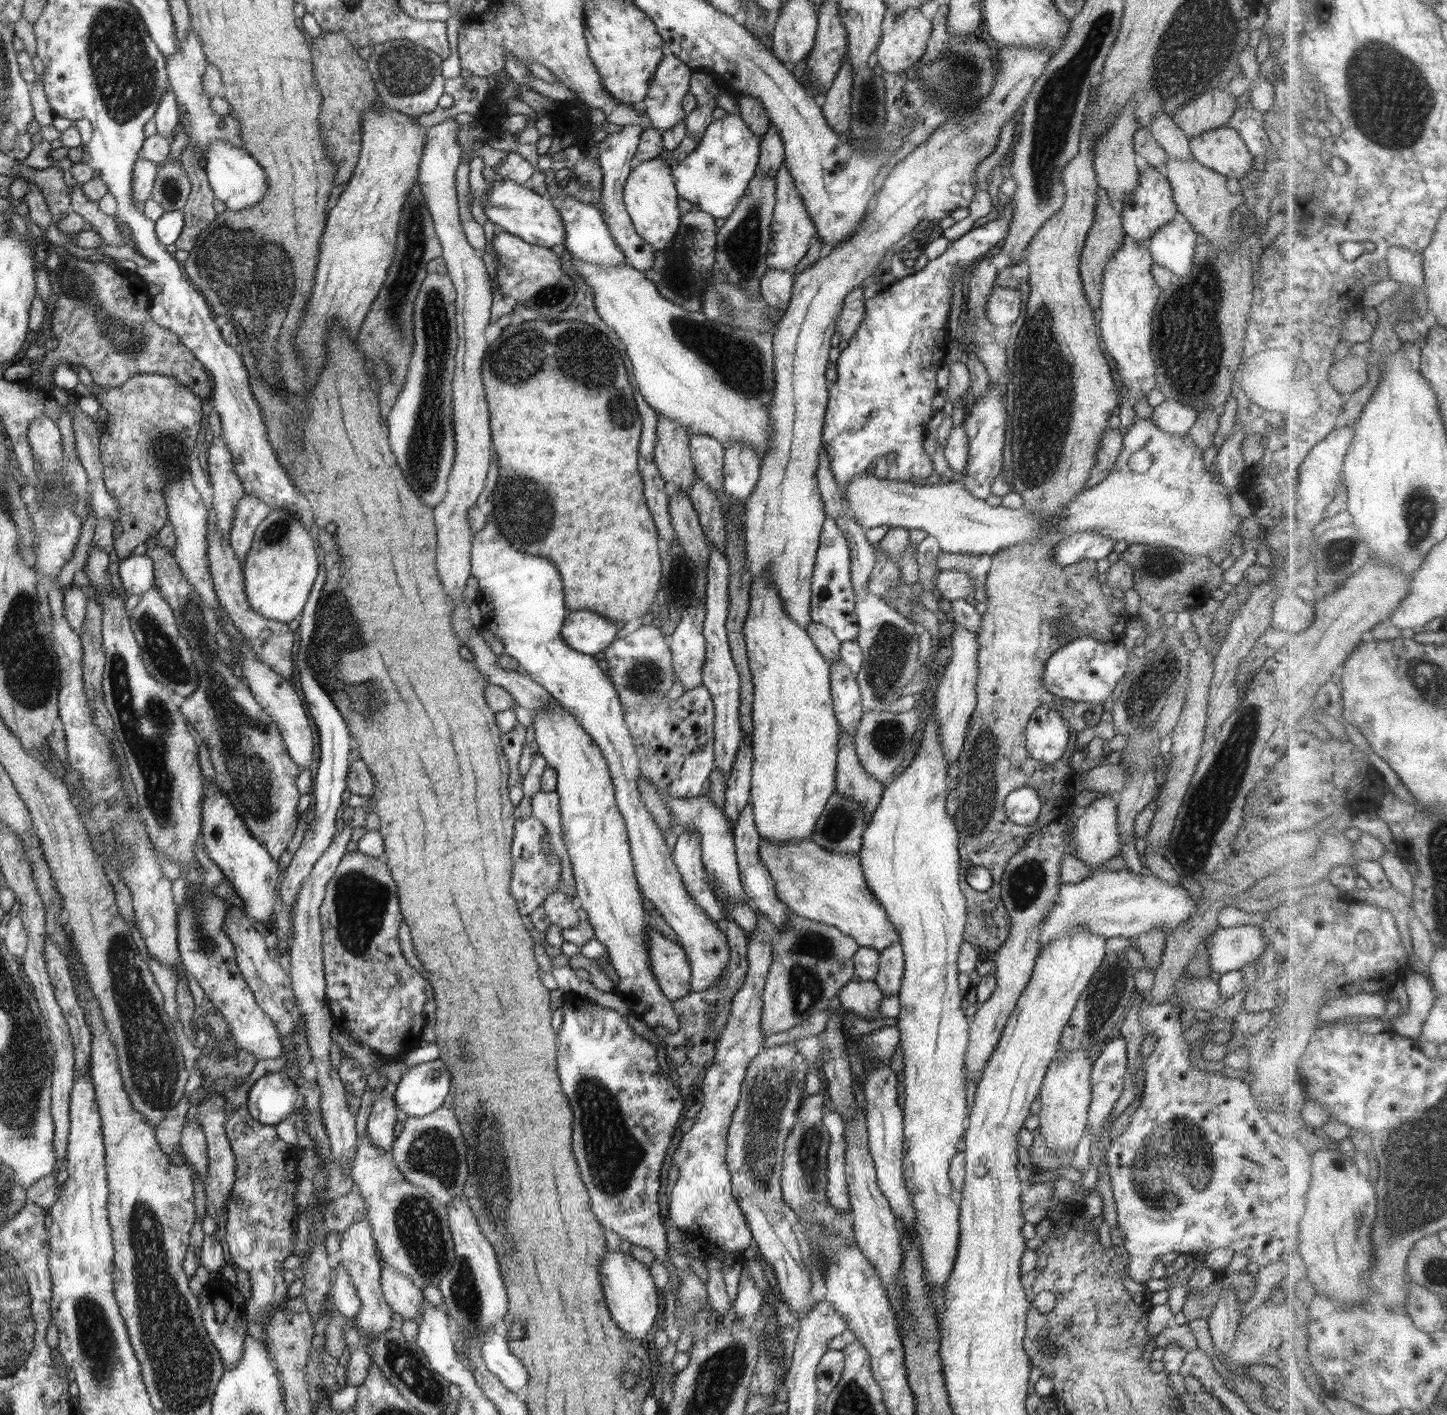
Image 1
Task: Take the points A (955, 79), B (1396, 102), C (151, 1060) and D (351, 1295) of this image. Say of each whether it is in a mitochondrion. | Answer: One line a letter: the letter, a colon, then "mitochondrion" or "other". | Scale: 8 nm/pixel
A: mitochondrion
B: mitochondrion
C: mitochondrion
D: other

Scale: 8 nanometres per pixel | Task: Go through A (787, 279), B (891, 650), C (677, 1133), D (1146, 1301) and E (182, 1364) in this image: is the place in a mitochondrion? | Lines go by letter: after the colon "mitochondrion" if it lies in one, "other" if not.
A: other
B: mitochondrion
C: other
D: other
E: mitochondrion

